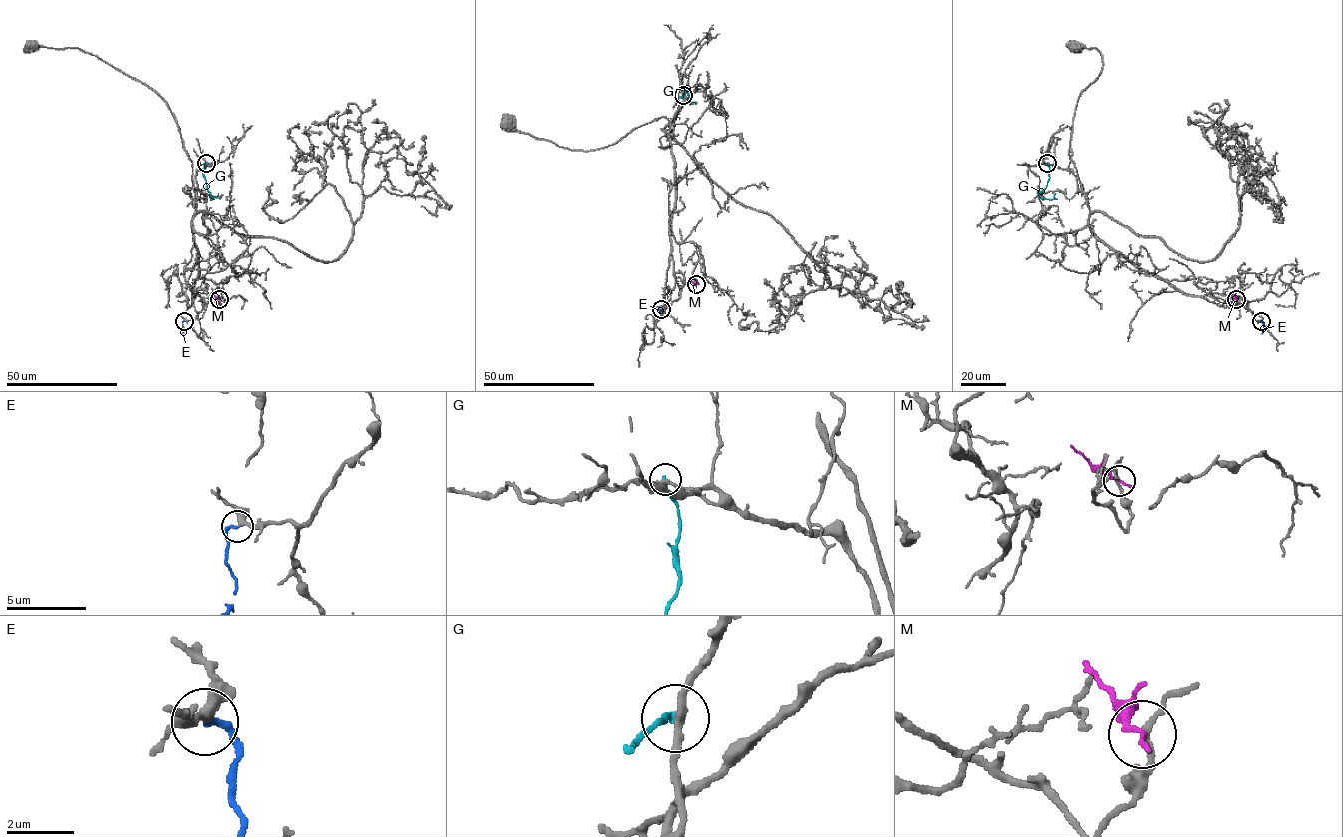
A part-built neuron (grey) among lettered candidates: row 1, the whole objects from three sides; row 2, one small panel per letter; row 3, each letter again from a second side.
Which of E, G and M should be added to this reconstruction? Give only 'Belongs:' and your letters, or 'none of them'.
Belongs: none of them

